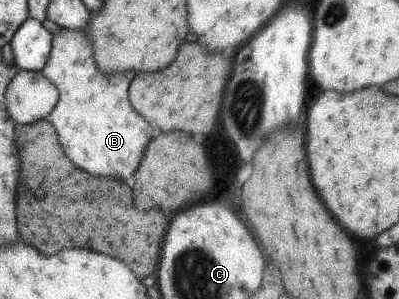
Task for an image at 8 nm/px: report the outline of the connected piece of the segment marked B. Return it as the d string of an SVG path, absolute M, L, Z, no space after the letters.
M59 28L52 36L51 51L40 72L58 87L60 98L46 119L54 125L65 155L77 167L94 176L127 179L138 168L147 143L161 132L129 103L127 91L135 71L101 72L94 60L94 45L83 29Z

